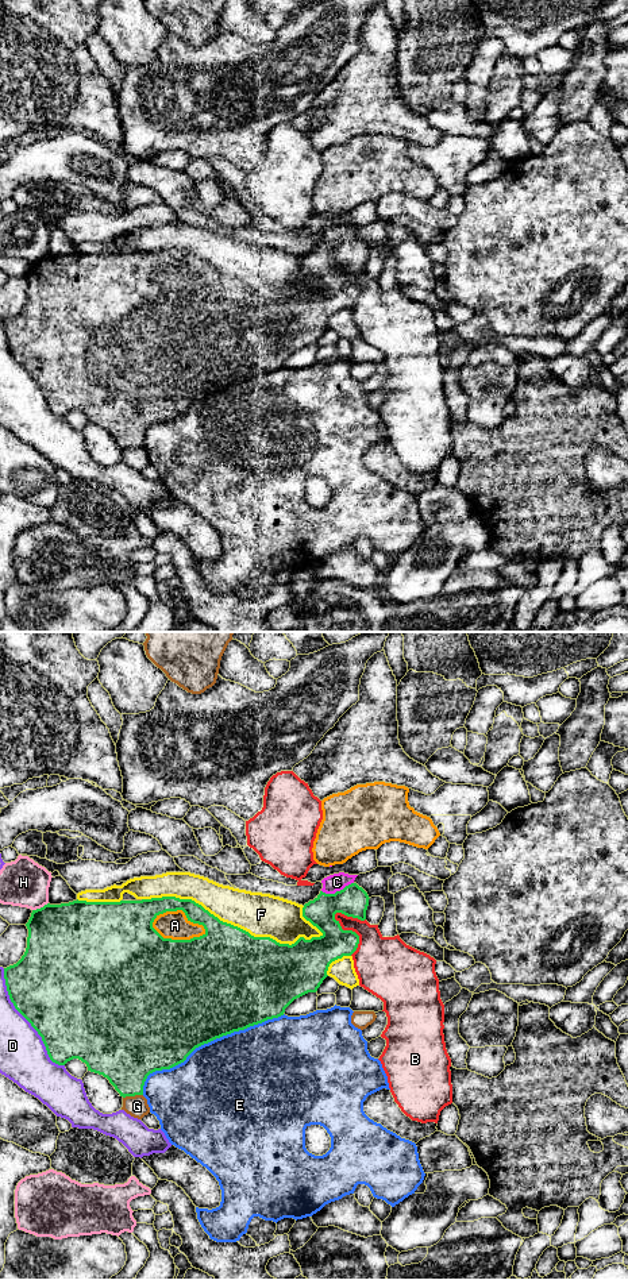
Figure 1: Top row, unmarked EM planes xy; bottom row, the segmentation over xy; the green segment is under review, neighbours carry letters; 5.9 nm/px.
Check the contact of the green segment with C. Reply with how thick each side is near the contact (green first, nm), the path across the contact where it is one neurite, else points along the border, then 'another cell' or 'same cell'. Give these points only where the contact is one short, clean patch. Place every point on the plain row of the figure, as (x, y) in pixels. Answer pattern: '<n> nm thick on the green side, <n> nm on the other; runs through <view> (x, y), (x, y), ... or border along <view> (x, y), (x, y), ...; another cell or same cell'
190 nm thick on the green side, 110 nm on the other; runs through xy (353, 253), (336, 243), (336, 234); same cell

